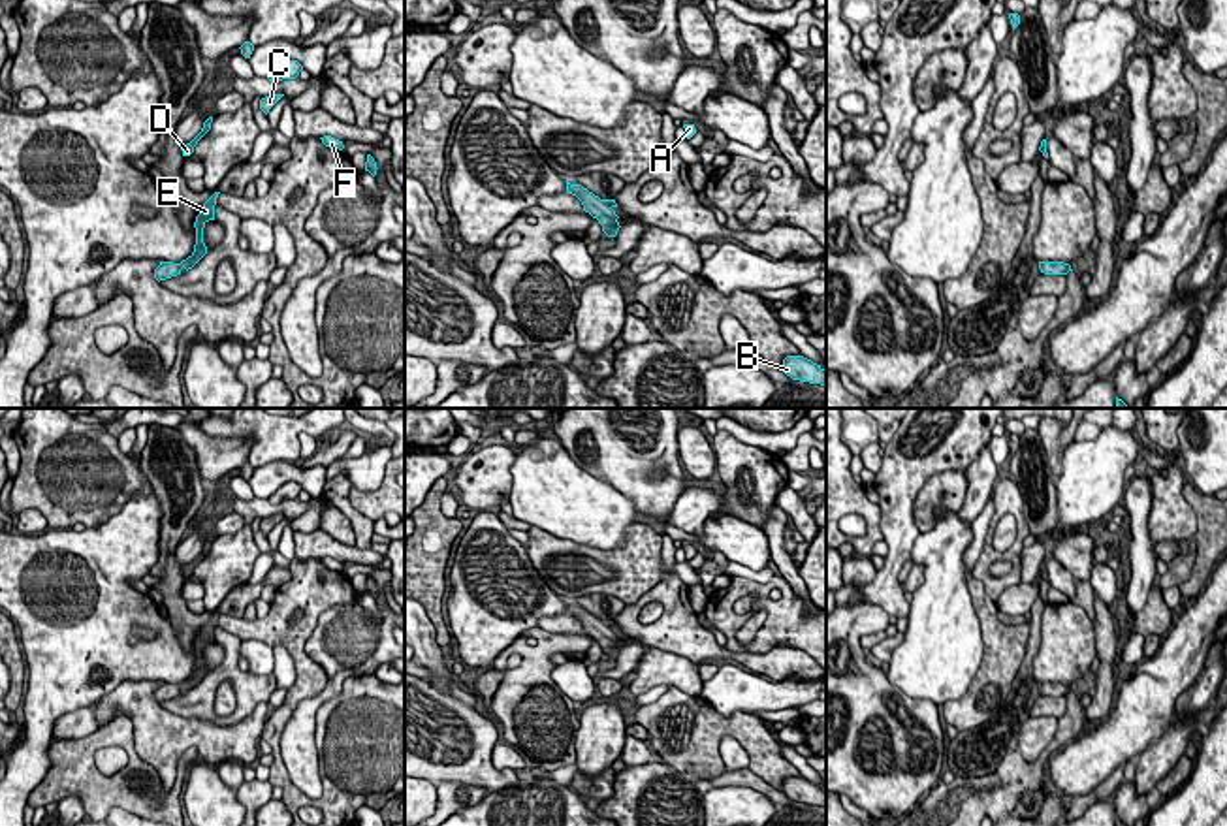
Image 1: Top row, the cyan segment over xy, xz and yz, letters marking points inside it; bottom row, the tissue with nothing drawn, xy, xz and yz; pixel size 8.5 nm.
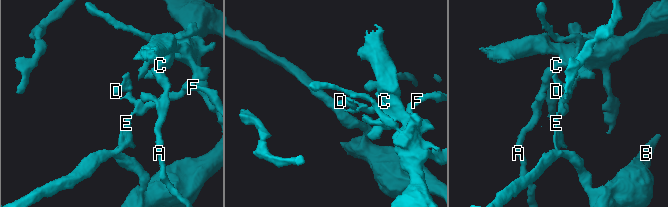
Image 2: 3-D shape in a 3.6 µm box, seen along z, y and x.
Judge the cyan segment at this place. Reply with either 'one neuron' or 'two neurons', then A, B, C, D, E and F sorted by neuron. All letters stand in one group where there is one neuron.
one neuron | A B C D E F

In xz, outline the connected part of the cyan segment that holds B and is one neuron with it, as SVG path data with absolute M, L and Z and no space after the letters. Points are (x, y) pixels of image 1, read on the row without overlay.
M787 777L779 790L792 802L826 807L826 792L804 777Z

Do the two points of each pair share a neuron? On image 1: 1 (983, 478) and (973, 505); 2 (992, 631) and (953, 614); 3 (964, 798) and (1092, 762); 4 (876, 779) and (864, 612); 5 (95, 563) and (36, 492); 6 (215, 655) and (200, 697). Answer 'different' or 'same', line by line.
1: same
2: different
3: different
4: same
5: different
6: different

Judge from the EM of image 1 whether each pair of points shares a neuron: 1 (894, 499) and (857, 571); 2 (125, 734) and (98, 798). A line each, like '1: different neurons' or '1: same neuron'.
1: different neurons
2: same neuron

